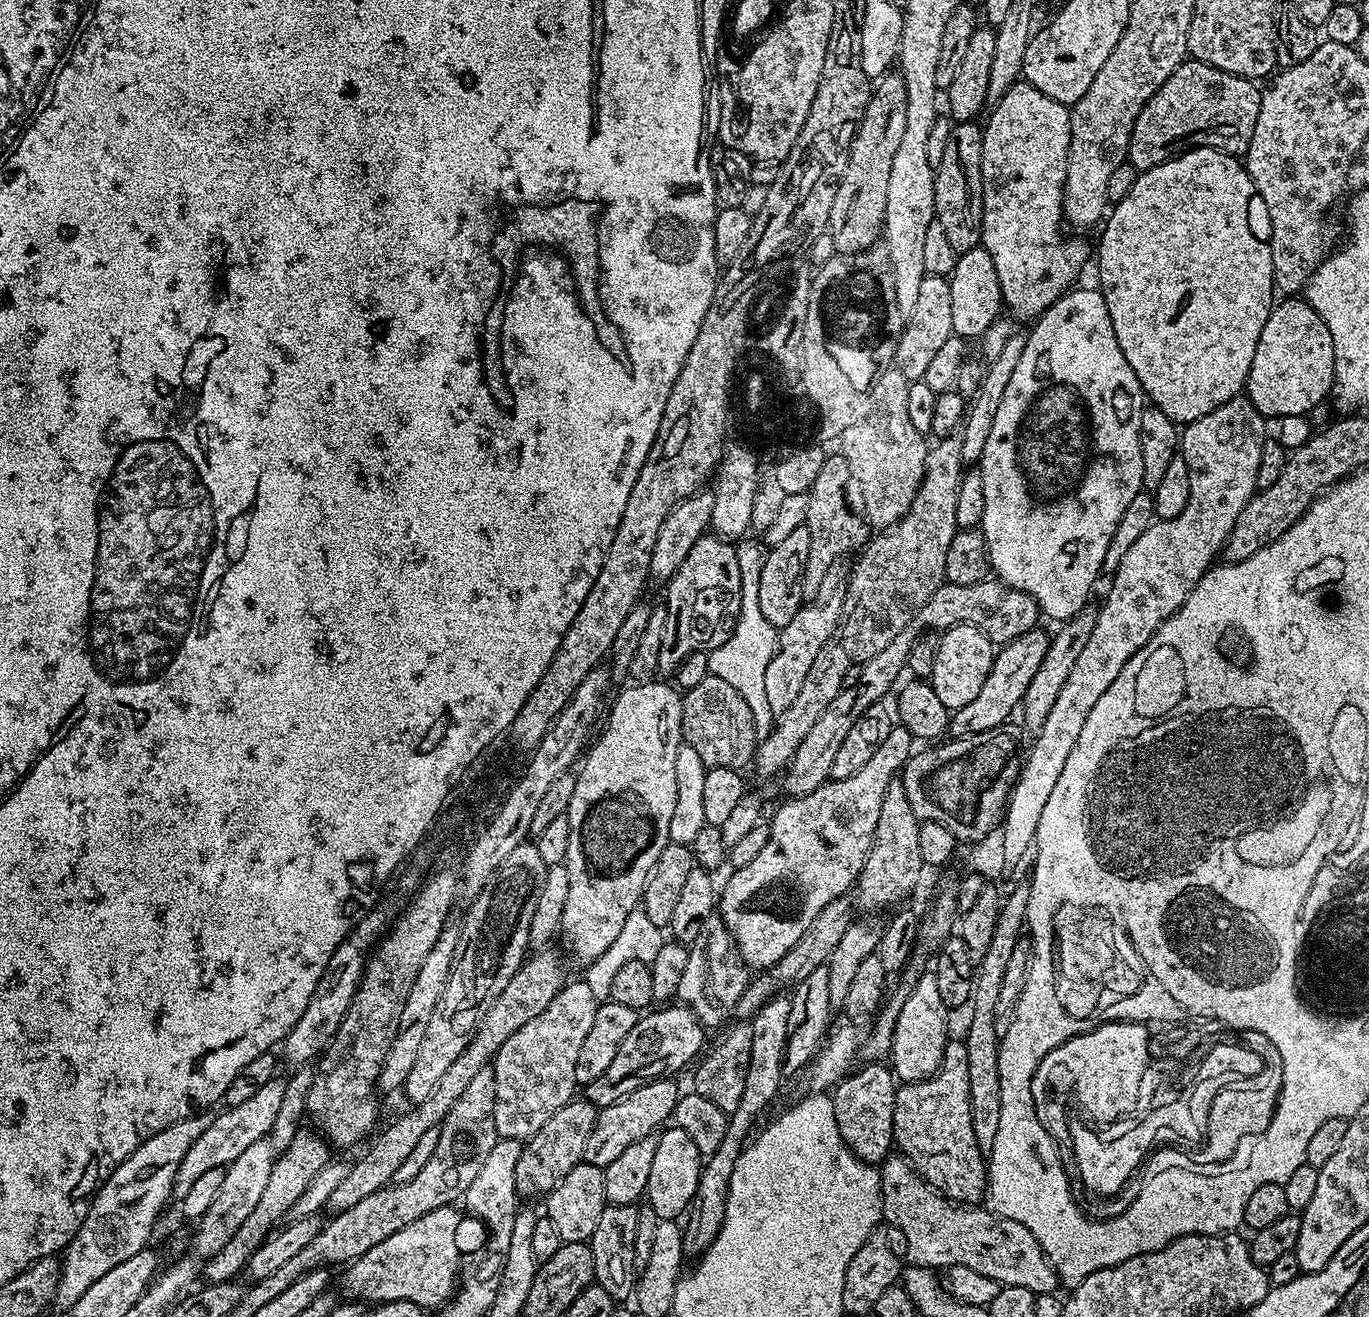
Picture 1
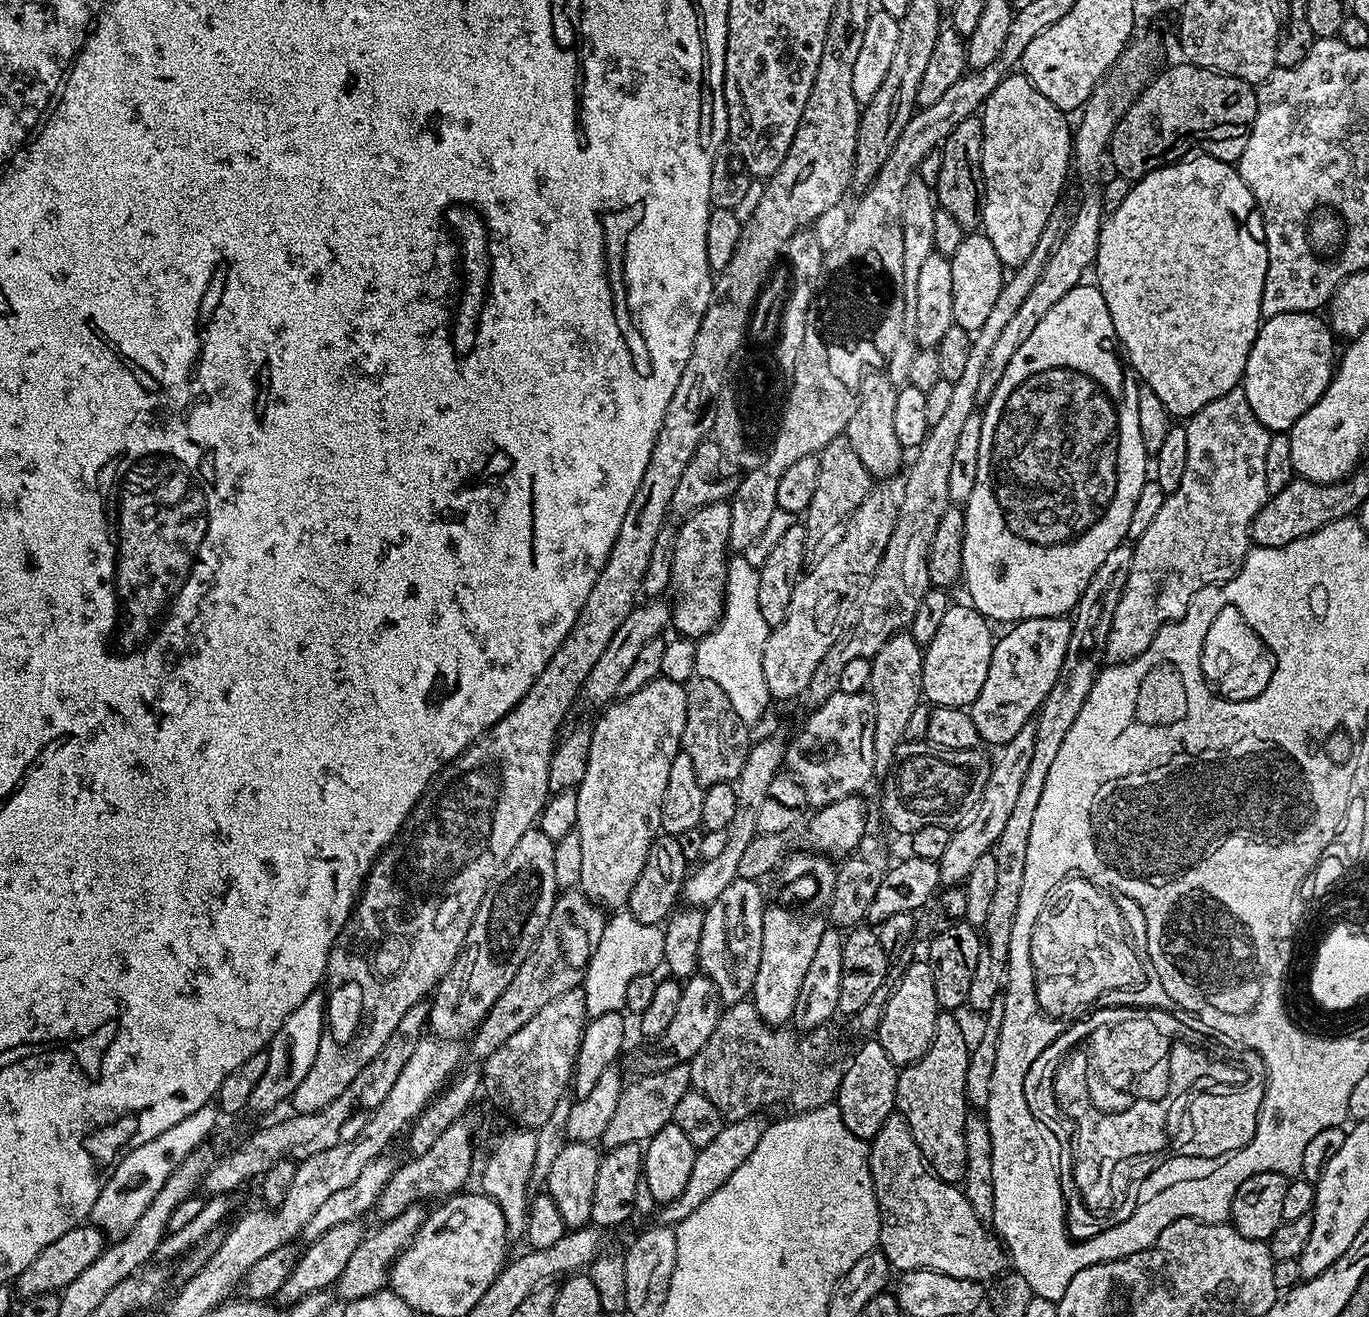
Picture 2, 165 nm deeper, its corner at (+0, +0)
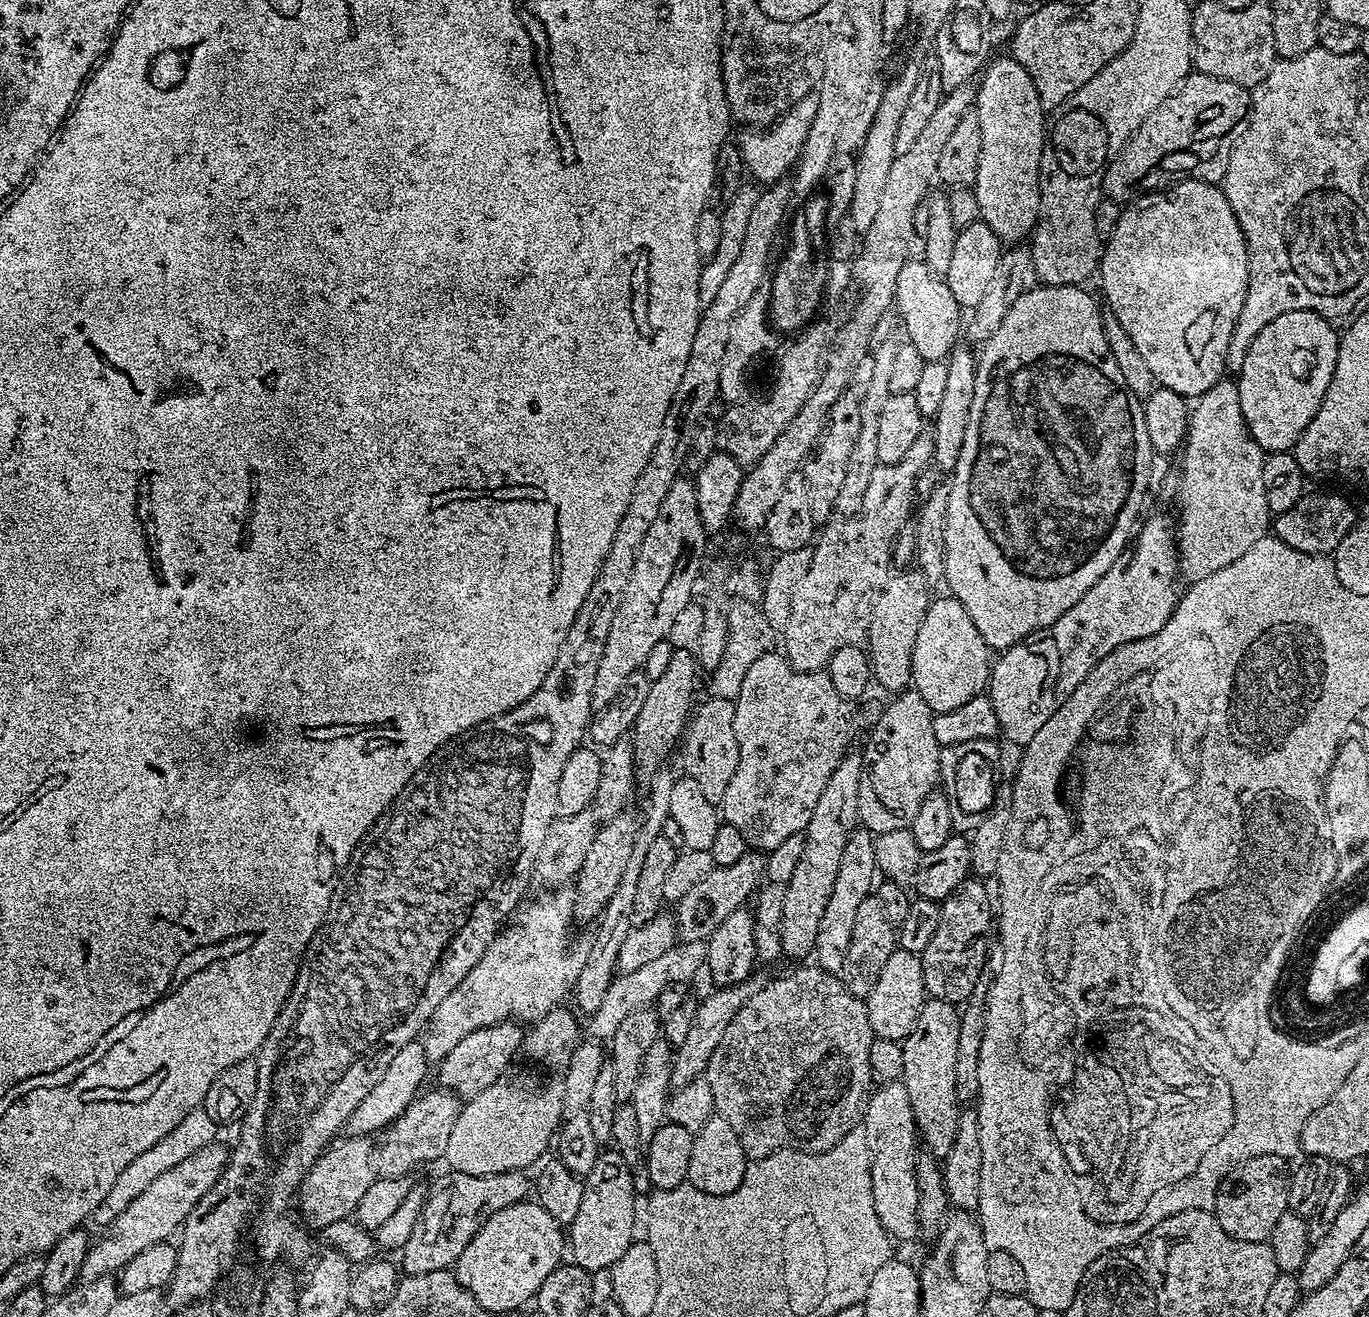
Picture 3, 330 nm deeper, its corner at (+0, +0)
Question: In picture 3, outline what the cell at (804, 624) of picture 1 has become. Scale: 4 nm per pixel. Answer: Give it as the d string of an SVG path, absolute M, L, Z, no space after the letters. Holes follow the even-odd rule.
M921 430L902 462L876 465L865 497L853 511L856 513L845 520L837 519L829 523L819 533L812 548L812 565L810 570L806 570L802 582L798 582L798 590L794 590L794 602L790 602L790 622L786 622L782 630L783 655L797 672L827 669L836 648L845 643L844 635L855 622L860 603L864 599L867 601L873 591L872 575L889 571L892 543L903 530L908 515L910 520L914 512L912 499L916 496L916 479L927 464L933 463L933 454L934 434L930 430Z

